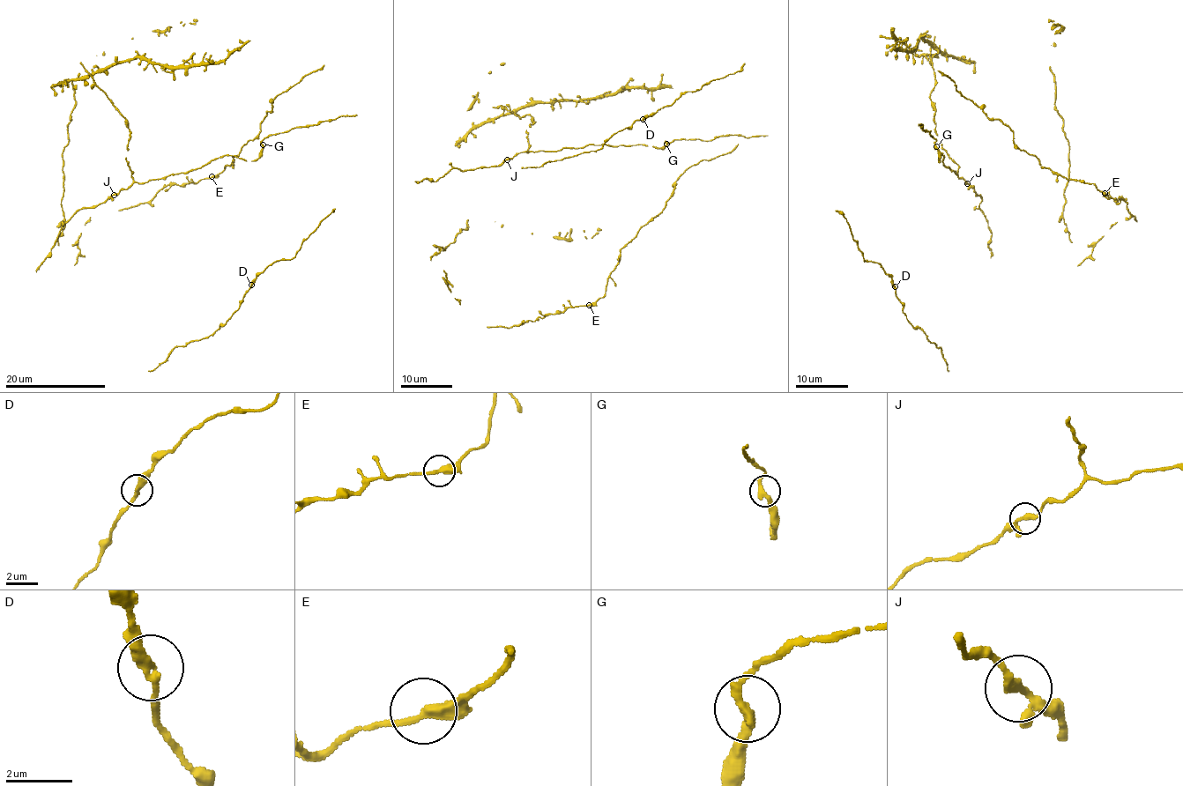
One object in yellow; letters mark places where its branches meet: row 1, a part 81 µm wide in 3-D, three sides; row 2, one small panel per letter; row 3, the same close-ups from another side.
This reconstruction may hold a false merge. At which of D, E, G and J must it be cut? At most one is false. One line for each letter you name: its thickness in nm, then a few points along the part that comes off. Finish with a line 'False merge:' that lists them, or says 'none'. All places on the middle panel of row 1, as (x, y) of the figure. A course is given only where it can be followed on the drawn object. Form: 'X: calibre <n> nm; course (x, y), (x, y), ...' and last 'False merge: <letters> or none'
False merge: none

